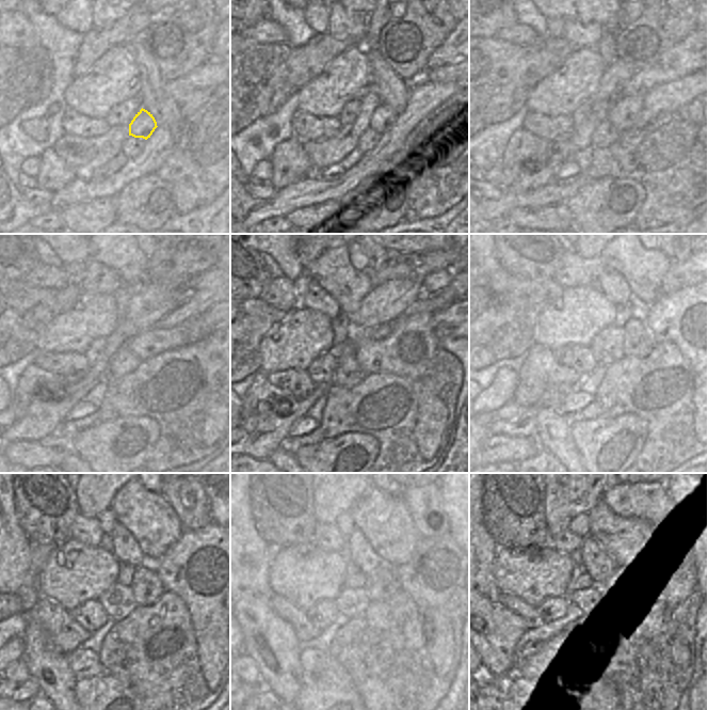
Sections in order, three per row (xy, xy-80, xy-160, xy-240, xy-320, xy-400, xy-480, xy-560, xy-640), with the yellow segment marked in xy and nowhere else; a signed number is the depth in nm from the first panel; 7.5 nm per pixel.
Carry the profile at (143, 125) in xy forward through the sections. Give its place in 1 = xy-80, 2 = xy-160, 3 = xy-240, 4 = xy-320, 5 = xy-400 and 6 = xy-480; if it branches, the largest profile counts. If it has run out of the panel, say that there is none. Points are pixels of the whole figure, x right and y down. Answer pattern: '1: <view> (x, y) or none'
1: xy-80 (383, 117)
2: xy-160 (623, 114)
3: xy-240 (147, 346)
4: xy-320 (439, 322)
5: xy-400 (673, 322)
6: xy-480 (193, 567)

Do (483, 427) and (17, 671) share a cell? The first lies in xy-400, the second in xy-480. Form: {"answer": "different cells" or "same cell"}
{"answer": "same cell"}

